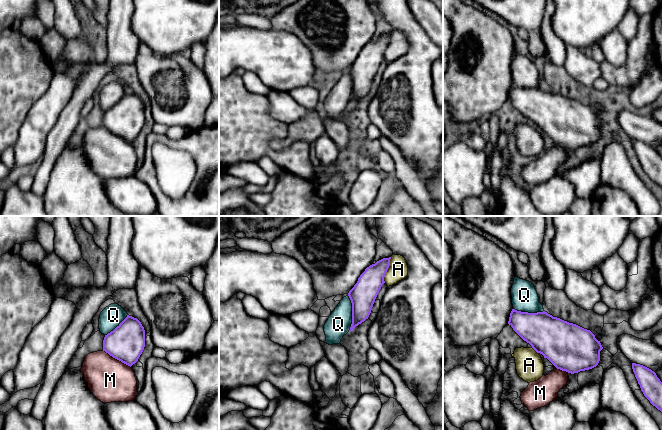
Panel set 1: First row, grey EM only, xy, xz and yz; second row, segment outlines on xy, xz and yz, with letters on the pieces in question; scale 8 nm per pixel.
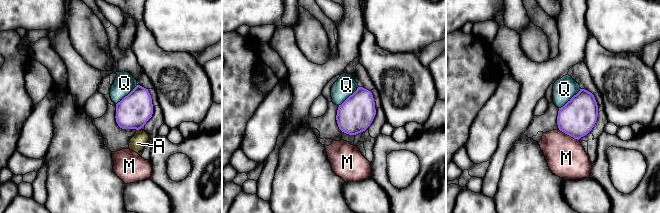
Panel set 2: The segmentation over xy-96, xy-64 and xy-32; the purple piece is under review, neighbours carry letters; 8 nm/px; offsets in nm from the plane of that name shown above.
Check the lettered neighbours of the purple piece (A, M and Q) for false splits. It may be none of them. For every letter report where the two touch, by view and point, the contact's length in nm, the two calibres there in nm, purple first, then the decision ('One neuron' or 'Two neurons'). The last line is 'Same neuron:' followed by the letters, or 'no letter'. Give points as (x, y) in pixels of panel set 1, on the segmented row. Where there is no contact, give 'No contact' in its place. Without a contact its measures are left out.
A: Touches purple at xz (387, 269). Shared border 220 nm. Thickness 200 nm (purple) against 160 nm. Two neurons
M: Touches purple at xy (117, 359). Shared border 260 nm. Thickness 300 nm (purple) against 340 nm. Two neurons
Q: Touches purple at xz (352, 313). Shared border 280 nm. Thickness 200 nm (purple) against 190 nm. One neuron
Same neuron: Q

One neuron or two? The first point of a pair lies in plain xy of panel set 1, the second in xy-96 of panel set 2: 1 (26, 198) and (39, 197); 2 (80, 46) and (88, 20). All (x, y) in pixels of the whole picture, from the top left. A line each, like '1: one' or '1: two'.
1: two
2: one

